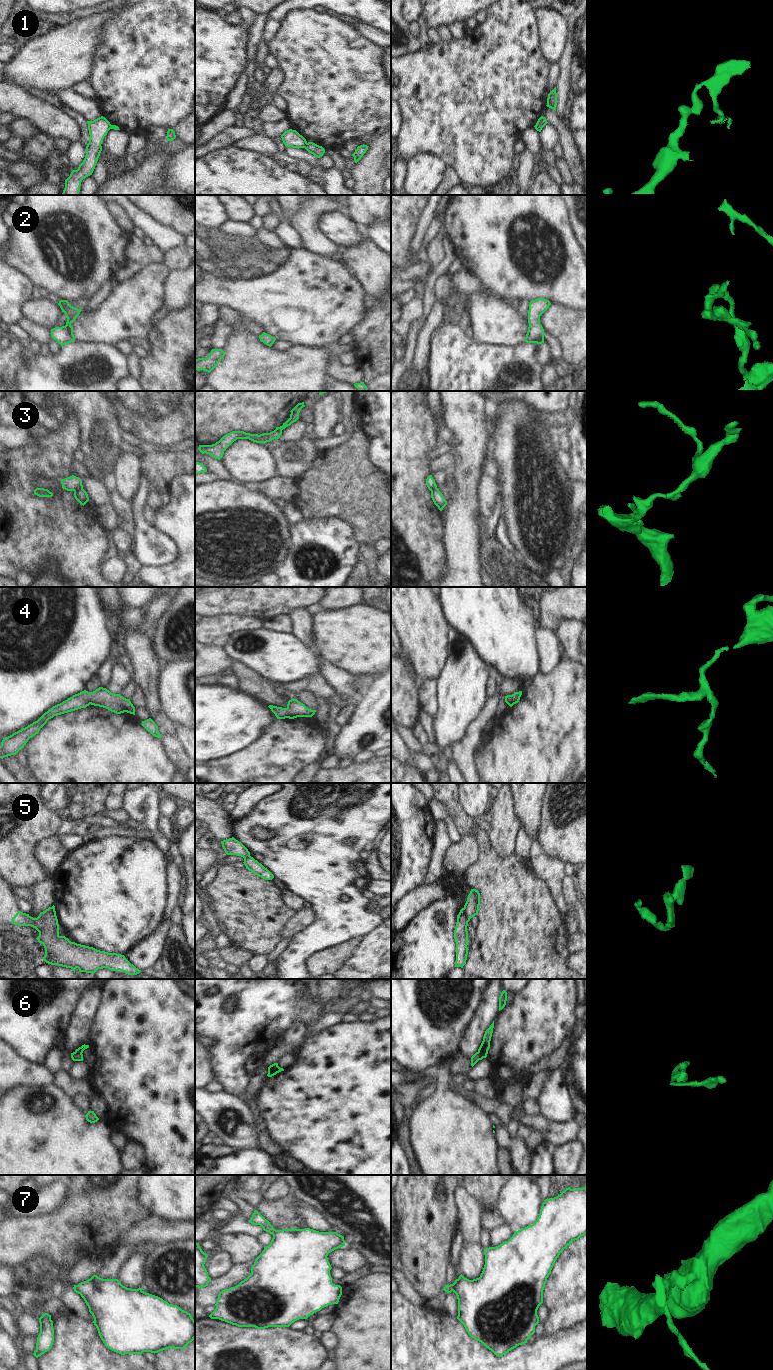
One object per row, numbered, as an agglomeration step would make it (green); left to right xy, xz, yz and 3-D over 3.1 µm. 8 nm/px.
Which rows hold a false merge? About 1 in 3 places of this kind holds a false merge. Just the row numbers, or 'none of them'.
1, 3, 5

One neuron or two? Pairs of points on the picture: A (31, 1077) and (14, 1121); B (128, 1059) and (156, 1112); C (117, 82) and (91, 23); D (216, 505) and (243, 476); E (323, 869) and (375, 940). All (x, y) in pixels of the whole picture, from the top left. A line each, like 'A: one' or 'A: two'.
A: two
B: one
C: two
D: two
E: two

